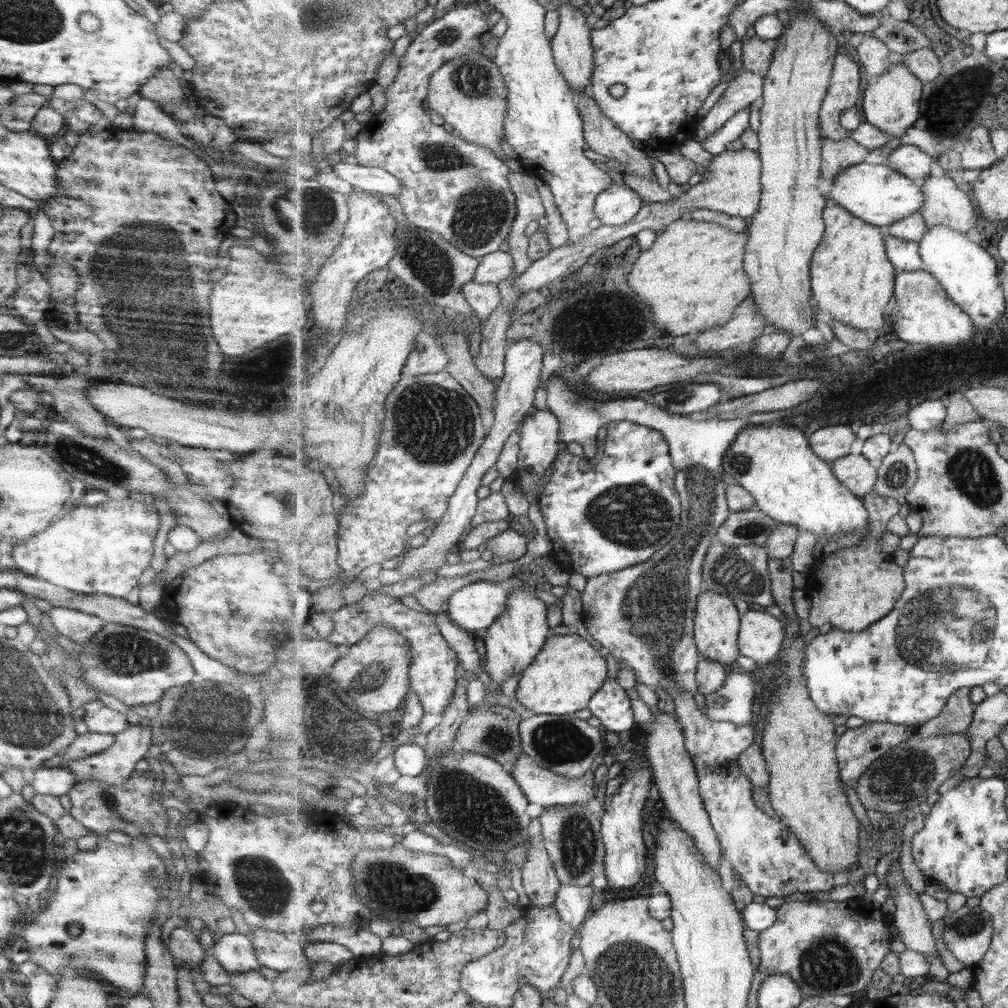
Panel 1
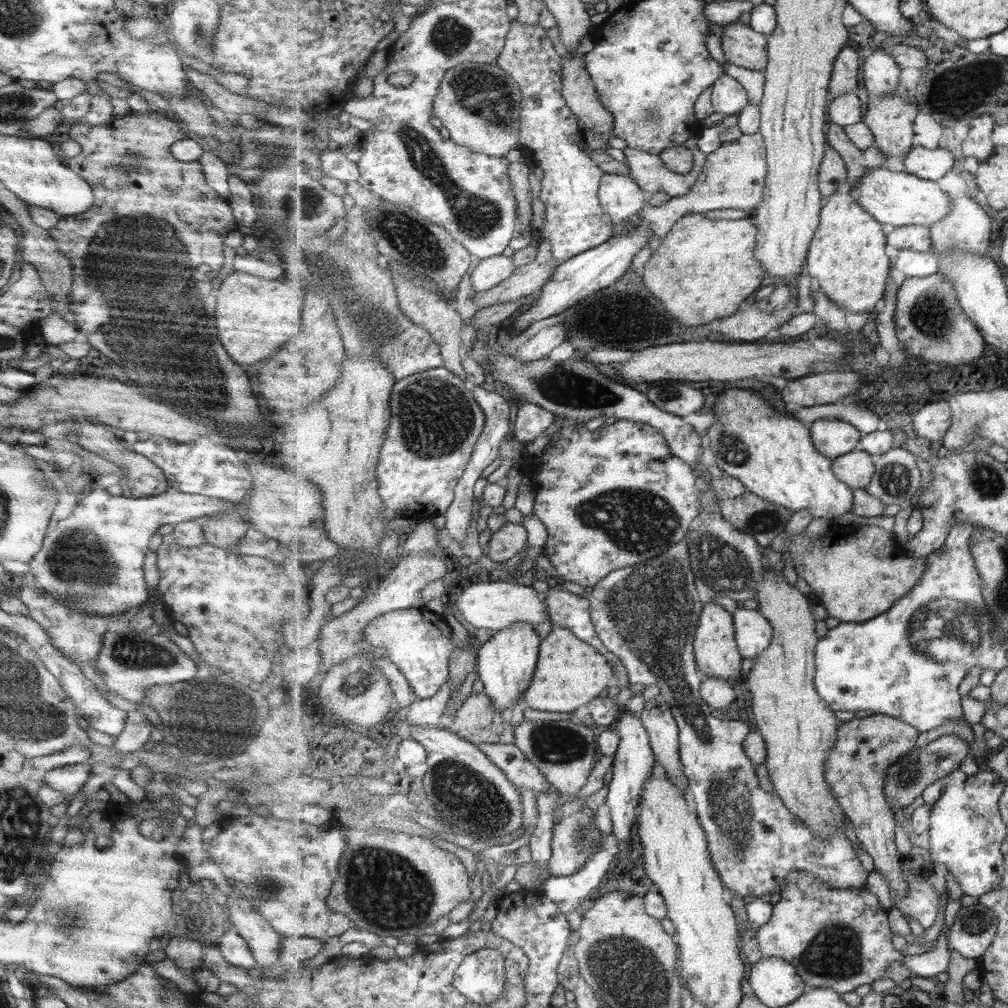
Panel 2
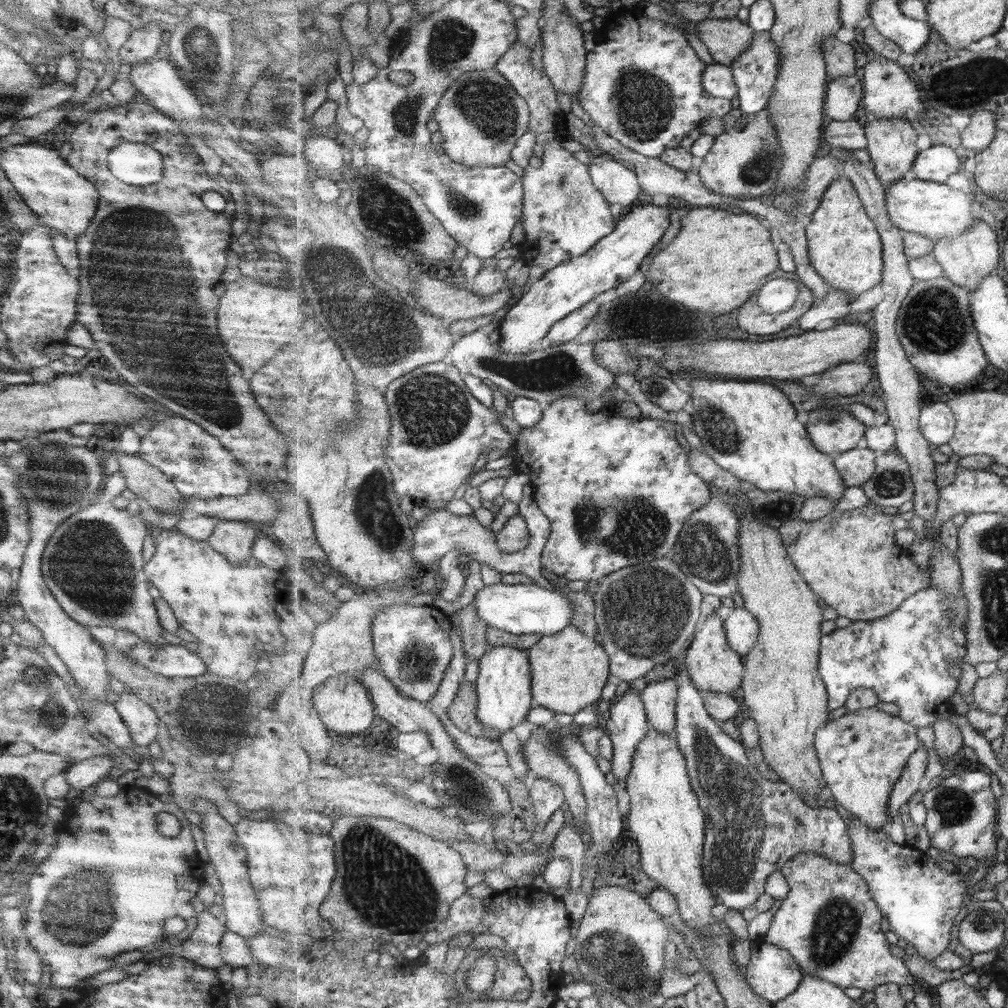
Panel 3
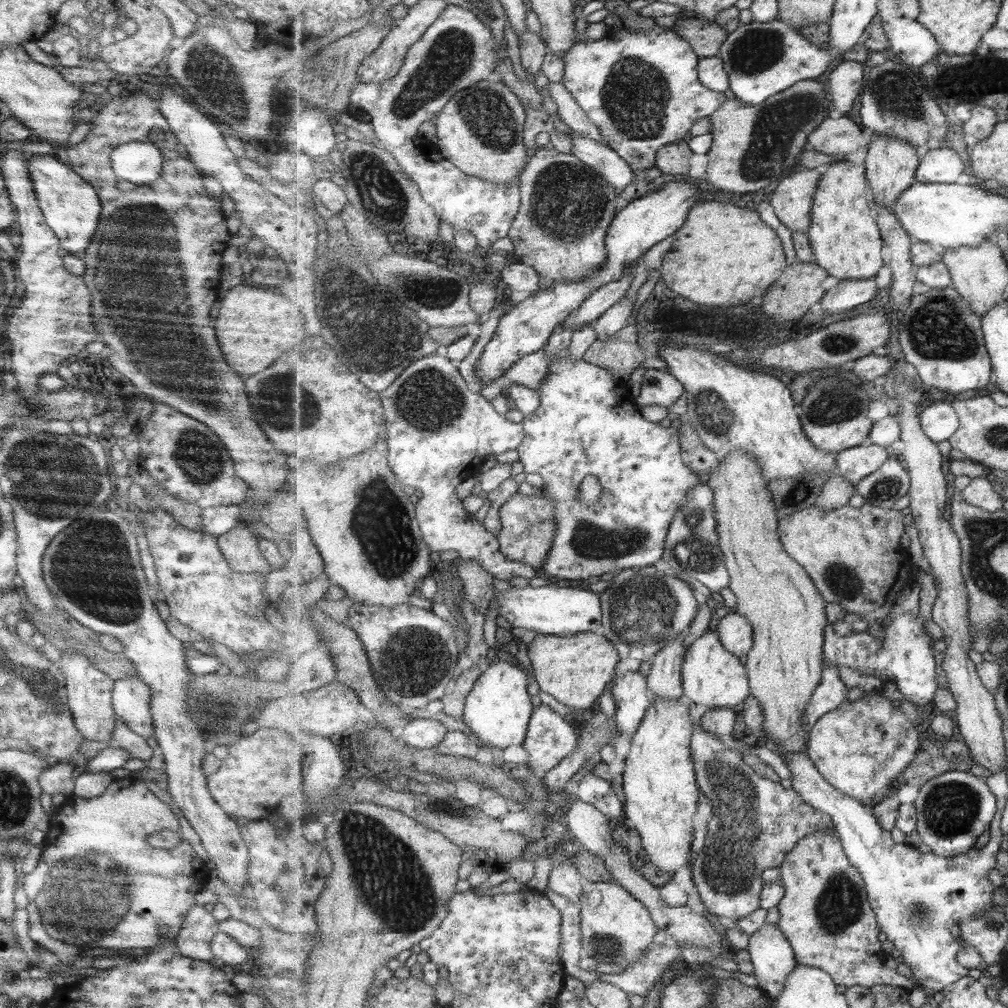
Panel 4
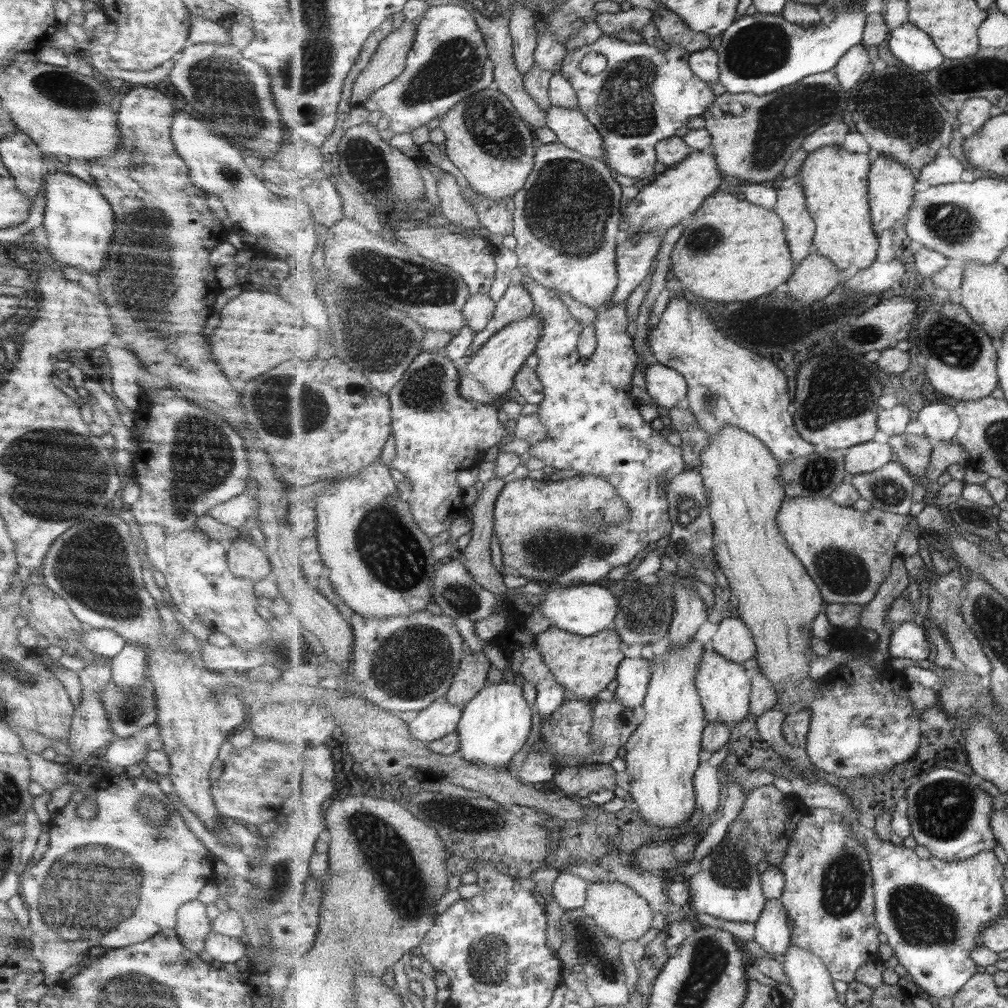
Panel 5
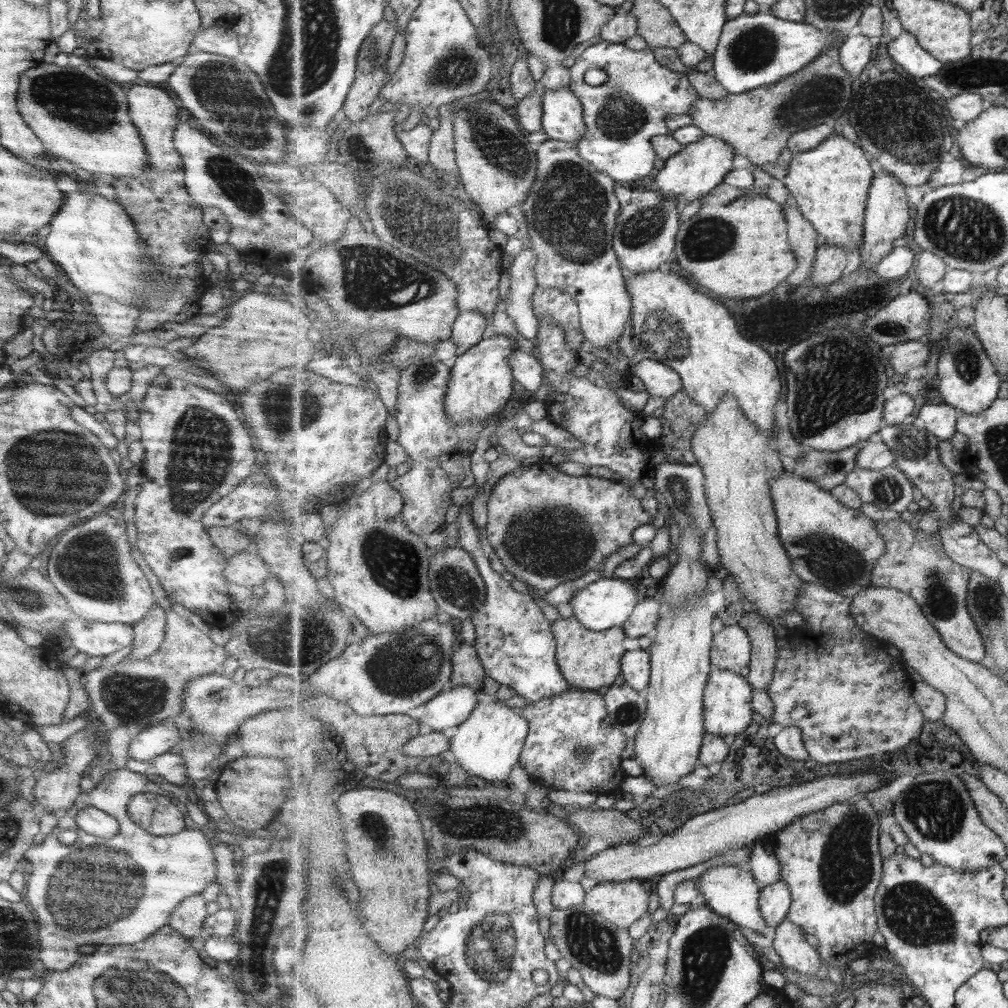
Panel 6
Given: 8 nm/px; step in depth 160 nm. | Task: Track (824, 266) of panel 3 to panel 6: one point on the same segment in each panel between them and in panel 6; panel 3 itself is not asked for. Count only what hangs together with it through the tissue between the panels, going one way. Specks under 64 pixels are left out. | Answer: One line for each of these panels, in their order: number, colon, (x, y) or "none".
4: (847, 240)
5: (835, 181)
6: (831, 183)

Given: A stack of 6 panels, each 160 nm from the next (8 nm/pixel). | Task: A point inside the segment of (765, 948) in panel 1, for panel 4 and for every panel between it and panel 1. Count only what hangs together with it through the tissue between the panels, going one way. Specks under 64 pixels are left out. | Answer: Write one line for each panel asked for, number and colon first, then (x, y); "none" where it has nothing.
2: (839, 938)
3: (829, 922)
4: (826, 915)

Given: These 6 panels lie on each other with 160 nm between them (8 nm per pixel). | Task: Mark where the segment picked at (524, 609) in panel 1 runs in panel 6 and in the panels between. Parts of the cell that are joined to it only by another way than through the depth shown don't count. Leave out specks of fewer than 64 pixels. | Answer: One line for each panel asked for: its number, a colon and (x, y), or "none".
2: (507, 662)
3: (505, 698)
4: (499, 709)
5: (496, 724)
6: (490, 742)

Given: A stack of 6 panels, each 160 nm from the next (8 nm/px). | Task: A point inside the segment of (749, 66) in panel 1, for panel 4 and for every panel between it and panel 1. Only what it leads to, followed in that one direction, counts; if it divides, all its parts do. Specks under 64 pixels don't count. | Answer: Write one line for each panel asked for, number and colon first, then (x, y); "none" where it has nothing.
2: (742, 45)
3: (726, 40)
4: (706, 36)

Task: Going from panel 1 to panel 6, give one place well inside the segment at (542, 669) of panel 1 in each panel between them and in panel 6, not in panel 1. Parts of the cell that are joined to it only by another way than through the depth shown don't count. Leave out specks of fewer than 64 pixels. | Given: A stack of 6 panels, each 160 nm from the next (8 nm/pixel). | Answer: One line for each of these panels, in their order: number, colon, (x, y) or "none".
2: (570, 673)
3: (569, 670)
4: (575, 670)
5: (585, 665)
6: (589, 659)

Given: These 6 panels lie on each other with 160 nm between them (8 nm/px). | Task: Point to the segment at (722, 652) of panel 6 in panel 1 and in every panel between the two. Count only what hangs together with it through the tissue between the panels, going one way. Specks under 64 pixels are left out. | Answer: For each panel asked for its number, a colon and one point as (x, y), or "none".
1: (762, 636)
2: (754, 633)
3: (742, 628)
4: (736, 633)
5: (734, 640)

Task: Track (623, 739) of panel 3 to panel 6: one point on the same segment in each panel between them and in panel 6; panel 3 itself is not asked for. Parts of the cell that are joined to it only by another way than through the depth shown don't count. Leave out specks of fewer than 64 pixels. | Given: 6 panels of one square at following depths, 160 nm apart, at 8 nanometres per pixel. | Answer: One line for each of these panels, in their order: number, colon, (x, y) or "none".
4: (632, 694)
5: (634, 676)
6: (636, 665)

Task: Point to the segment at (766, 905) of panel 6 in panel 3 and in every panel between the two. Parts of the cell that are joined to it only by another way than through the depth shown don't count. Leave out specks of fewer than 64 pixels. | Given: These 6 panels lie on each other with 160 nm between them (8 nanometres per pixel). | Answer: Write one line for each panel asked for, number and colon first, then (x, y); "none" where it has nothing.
3: (774, 973)
4: (774, 958)
5: (773, 934)

